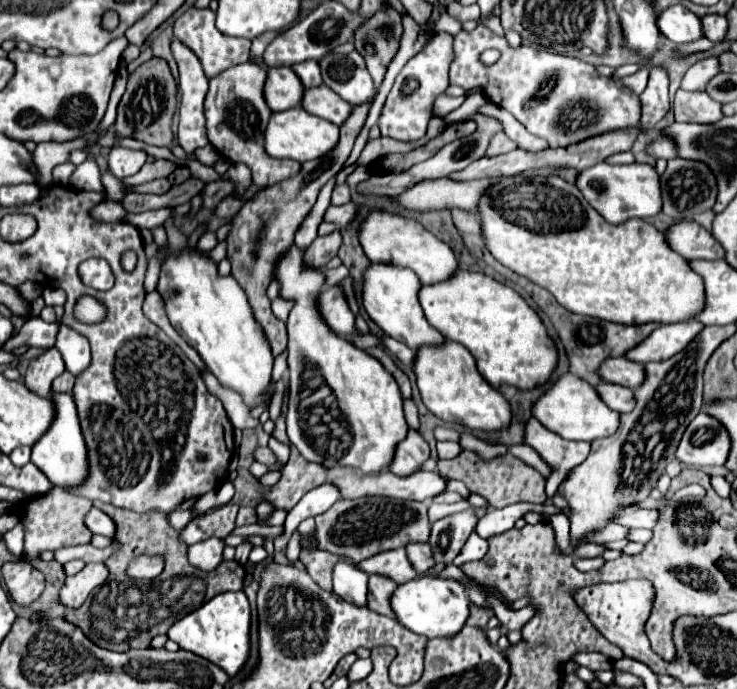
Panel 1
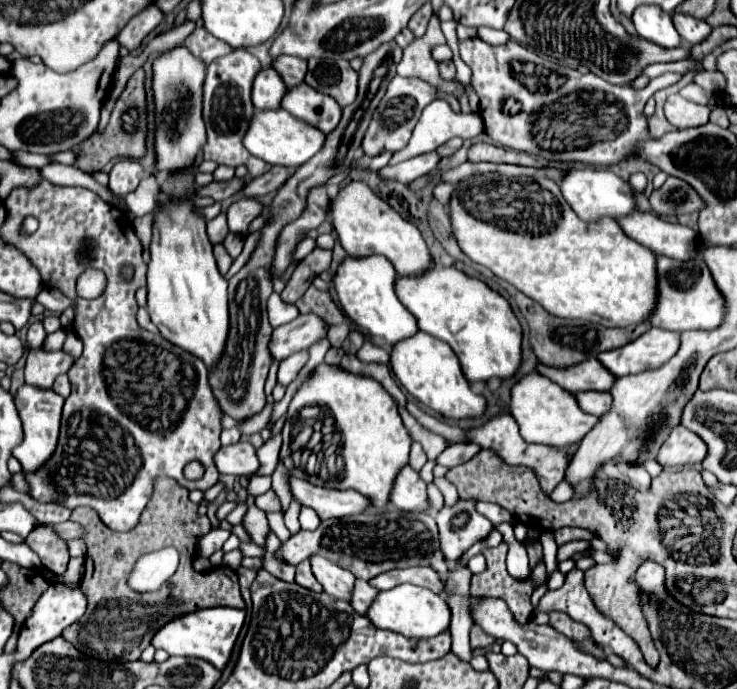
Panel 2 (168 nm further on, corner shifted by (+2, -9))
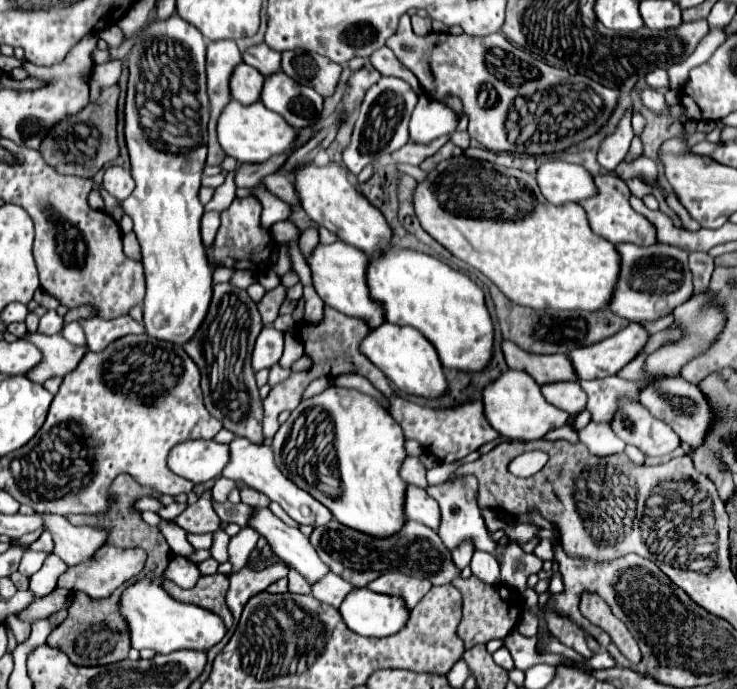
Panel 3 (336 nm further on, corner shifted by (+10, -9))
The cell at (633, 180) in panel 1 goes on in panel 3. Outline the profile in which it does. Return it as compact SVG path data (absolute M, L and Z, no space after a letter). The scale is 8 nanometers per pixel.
M560 159L542 163L536 171L536 181L542 195L552 205L564 205L570 201L576 203L596 195L592 175L582 165L566 163Z

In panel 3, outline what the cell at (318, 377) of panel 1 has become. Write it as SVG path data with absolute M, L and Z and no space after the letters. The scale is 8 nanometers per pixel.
M332 385L324 393L302 401L274 435L272 451L278 469L288 475L292 483L324 503L334 519L344 527L352 527L354 531L376 539L386 539L402 531L406 521L404 495L408 487L408 483L400 477L400 467L406 459L404 435L402 427L370 395Z

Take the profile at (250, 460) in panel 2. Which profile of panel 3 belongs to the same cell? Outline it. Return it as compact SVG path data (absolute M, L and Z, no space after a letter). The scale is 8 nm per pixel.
M184 441L172 447L166 465L172 473L192 481L194 485L214 479L228 463L228 447L214 441Z

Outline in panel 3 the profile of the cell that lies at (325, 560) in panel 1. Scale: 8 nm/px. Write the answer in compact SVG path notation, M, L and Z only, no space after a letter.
M290 569L290 573L288 573L288 591L308 595L310 593L310 583L296 569Z

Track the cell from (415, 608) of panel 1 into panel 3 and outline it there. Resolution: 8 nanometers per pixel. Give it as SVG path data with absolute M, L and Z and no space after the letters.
M370 589L350 591L338 611L346 627L364 637L388 637L408 621L408 609L402 599Z

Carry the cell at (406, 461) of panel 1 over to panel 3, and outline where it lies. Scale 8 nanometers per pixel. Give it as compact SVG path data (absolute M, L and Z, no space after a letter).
M410 485L406 495L406 517L418 523L424 523L426 527L438 531L440 527L440 507L438 503L420 487Z

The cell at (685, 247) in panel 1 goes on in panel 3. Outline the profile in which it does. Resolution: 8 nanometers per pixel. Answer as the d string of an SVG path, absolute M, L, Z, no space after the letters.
M594 175L594 185L598 189L598 193L590 199L584 199L584 201L578 201L578 205L586 211L588 215L588 223L590 223L590 229L608 239L610 243L636 243L636 245L648 245L648 243L656 243L656 231L654 231L654 225L642 217L640 213L636 213L630 203L628 203L628 197L630 197L630 189L626 187L626 183L618 177L618 175Z

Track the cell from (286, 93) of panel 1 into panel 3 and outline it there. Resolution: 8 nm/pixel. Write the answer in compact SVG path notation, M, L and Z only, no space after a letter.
M240 63L234 67L234 71L230 75L230 95L244 105L256 103L260 99L262 81L264 81L264 75L260 75L254 67Z

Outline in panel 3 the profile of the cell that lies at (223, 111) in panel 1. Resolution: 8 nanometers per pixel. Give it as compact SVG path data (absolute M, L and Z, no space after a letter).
M232 39L224 41L210 41L208 43L208 59L206 59L206 73L208 73L208 95L210 95L210 141L208 141L208 165L220 165L224 159L224 151L216 143L216 119L220 111L230 101L228 91L228 75L232 75L232 67L242 63L242 53L238 51Z

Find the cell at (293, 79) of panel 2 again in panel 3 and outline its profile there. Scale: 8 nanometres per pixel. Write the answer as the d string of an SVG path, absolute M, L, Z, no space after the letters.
M252 45L242 53L242 61L256 67L262 75L272 75L272 71L280 71L280 53L272 51L268 45Z

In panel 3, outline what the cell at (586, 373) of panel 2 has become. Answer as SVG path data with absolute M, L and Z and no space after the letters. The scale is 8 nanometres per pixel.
M502 341L504 359L510 369L526 371L538 385L550 383L550 381L568 381L576 379L568 355L536 355L520 349L512 341Z

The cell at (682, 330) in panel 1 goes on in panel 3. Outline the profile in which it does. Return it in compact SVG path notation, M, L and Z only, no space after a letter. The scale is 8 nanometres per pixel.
M628 323L628 327L612 337L570 351L568 357L576 379L582 381L616 375L628 363L628 359L636 357L636 353L644 349L646 341L646 331L638 323Z

